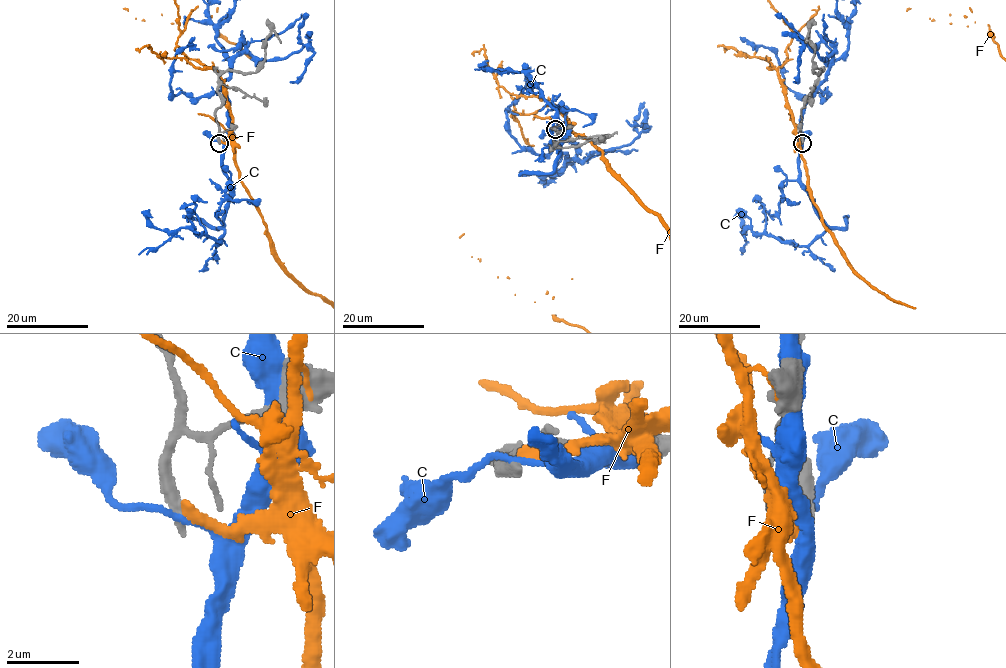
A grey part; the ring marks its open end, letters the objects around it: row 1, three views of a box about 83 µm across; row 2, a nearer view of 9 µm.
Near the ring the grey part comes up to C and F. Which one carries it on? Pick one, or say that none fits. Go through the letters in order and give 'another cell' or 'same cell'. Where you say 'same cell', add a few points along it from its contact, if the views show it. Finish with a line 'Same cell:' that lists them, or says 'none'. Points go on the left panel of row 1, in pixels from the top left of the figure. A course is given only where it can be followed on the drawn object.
C: another cell
F: another cell
Same cell: none

